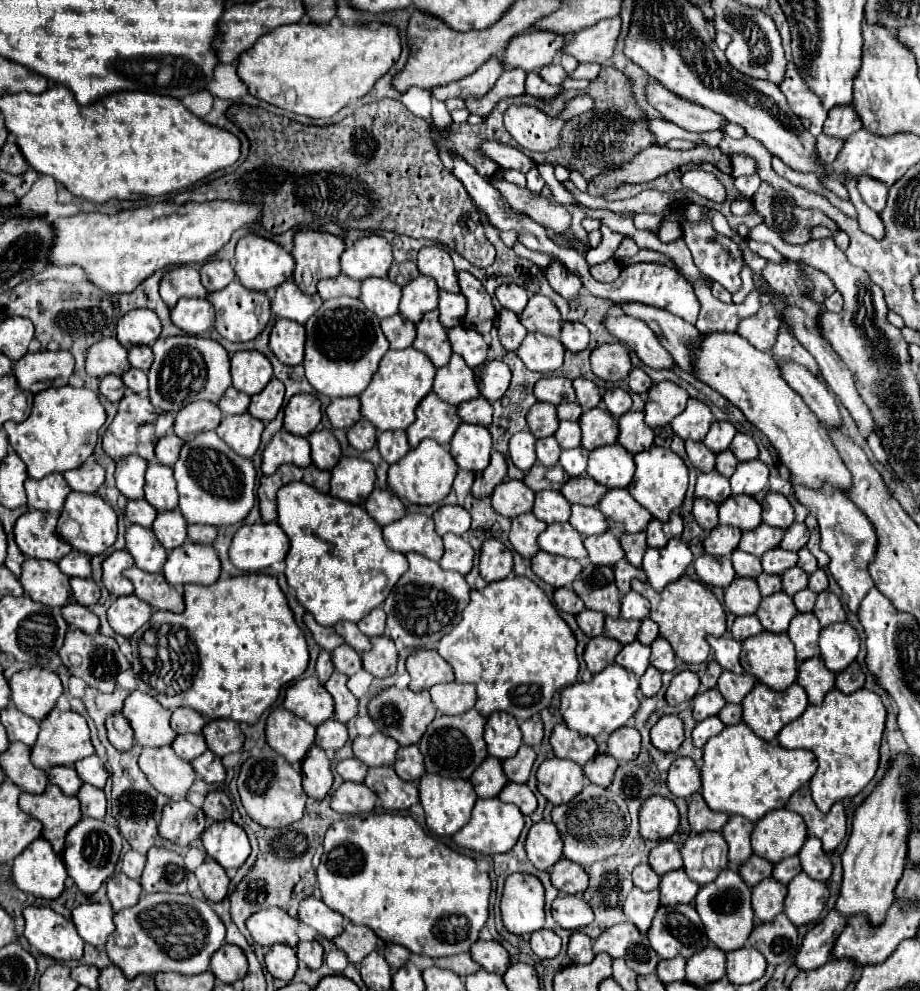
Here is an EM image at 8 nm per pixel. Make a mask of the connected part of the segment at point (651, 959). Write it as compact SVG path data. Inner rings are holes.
M633 923L613 925L607 931L603 931L593 941L593 951L605 951L613 959L625 959L627 967L633 969L637 975L655 973L655 967L659 963L659 957L649 947L647 937L641 935Z

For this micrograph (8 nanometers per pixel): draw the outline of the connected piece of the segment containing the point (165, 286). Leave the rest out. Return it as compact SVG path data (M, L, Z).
M177 267L173 271L167 271L161 279L161 299L167 303L167 307L175 307L175 303L181 297L205 297L207 289L201 285L199 271L193 267Z

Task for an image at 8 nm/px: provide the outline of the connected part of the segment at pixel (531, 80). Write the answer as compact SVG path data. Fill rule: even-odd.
M527 73L527 81L525 81L525 93L533 95L533 97L541 97L541 99L551 99L561 91L561 87L553 87L549 83L545 83L537 73Z

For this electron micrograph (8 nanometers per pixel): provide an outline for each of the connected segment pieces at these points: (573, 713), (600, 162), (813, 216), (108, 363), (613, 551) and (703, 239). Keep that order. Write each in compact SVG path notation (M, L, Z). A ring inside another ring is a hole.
M609 665L605 671L593 675L589 683L577 681L561 691L561 715L569 729L579 731L589 737L597 737L601 733L613 733L615 729L623 727L627 719L637 711L639 681L637 677L621 665Z
M603 67L597 79L589 83L587 91L595 101L595 107L587 113L571 117L565 123L559 135L559 145L555 149L547 153L529 153L523 147L519 149L537 163L547 163L553 167L563 165L569 171L579 171L587 181L593 181L601 173L613 171L617 165L633 159L633 155L637 155L641 149L655 145L655 137L649 131L649 119L645 111L637 105L631 87L633 83L621 71L613 67Z
M761 183L753 195L753 205L763 215L763 223L775 229L787 243L807 243L809 229L823 225L833 233L839 231L837 223L817 209L799 209L785 191L777 191L767 183Z
M105 337L93 347L89 347L85 369L87 375L99 379L105 375L121 377L125 371L131 369L127 361L127 349L121 347L121 343L115 337Z
M611 531L593 535L593 537L585 537L585 549L593 565L615 565L619 559L625 557L619 545L619 539Z
M683 223L683 239L693 253L693 263L697 269L711 277L715 283L723 285L727 291L735 293L741 285L739 271L743 265L741 251L735 241L717 233L709 223Z

